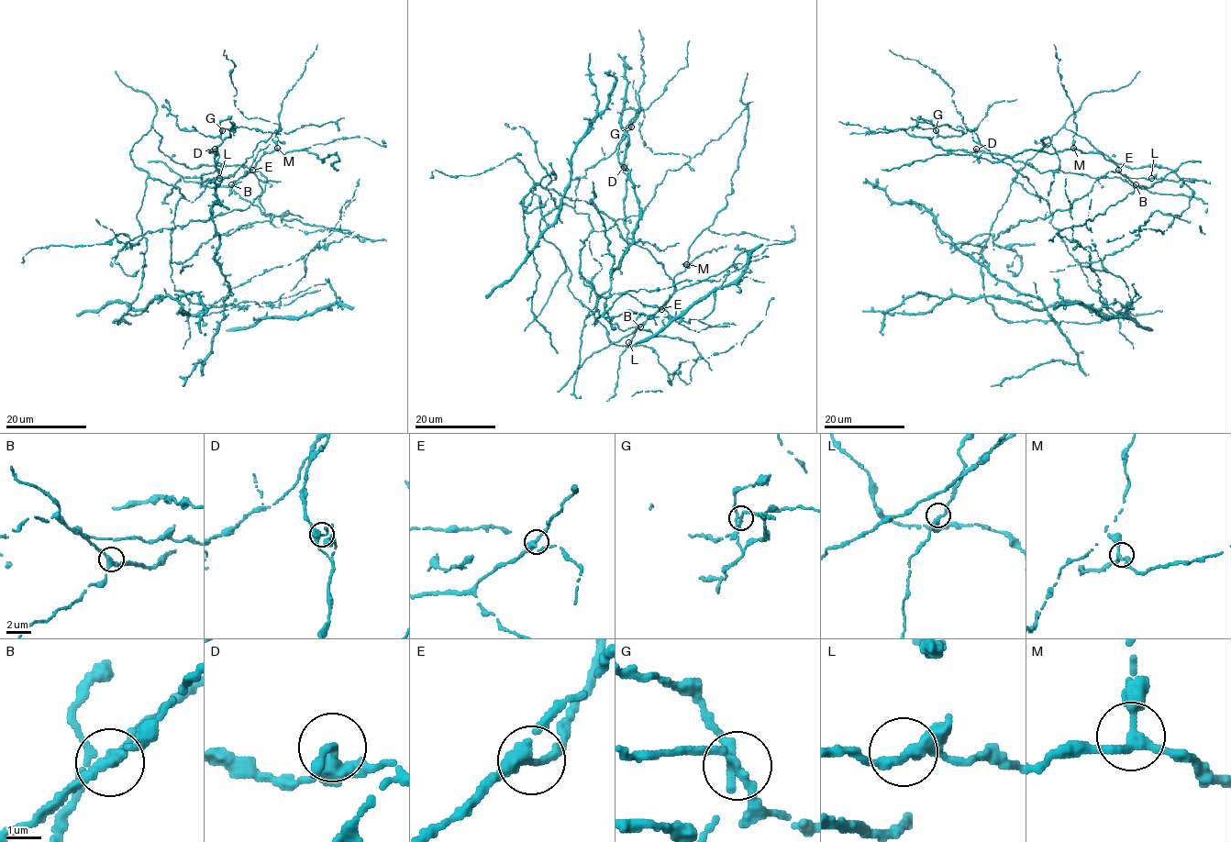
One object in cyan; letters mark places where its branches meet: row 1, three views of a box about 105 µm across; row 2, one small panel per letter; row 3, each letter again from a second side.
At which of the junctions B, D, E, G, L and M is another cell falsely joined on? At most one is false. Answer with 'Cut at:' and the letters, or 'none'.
Cut at: G

